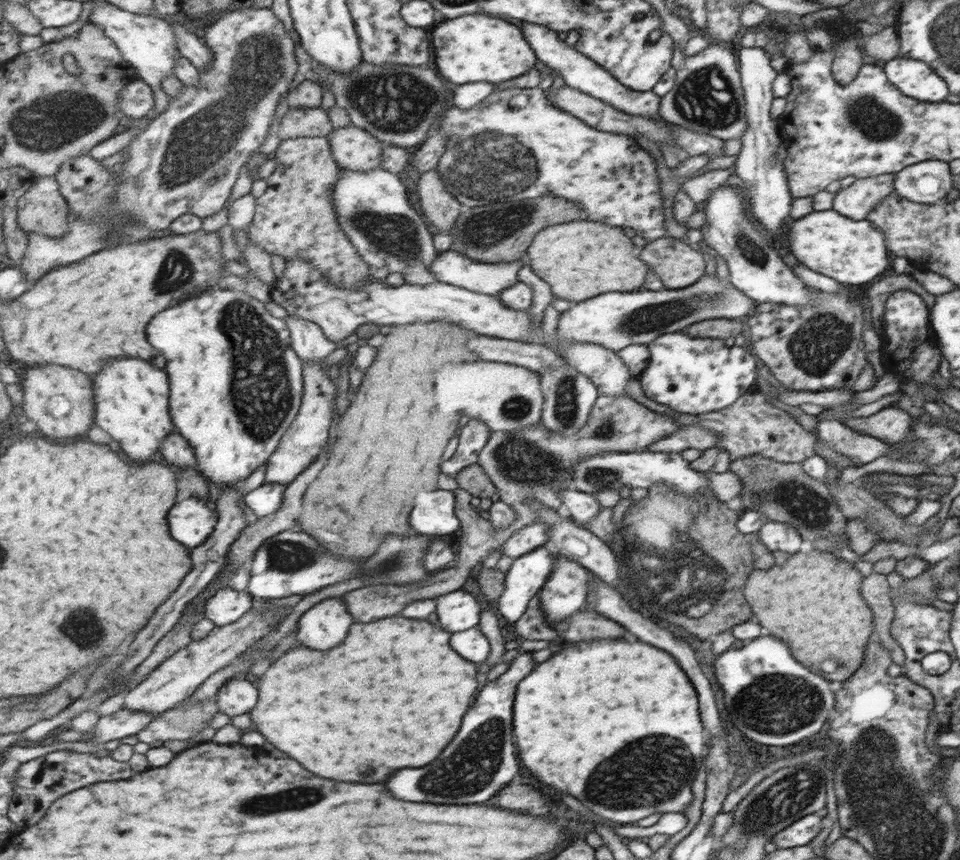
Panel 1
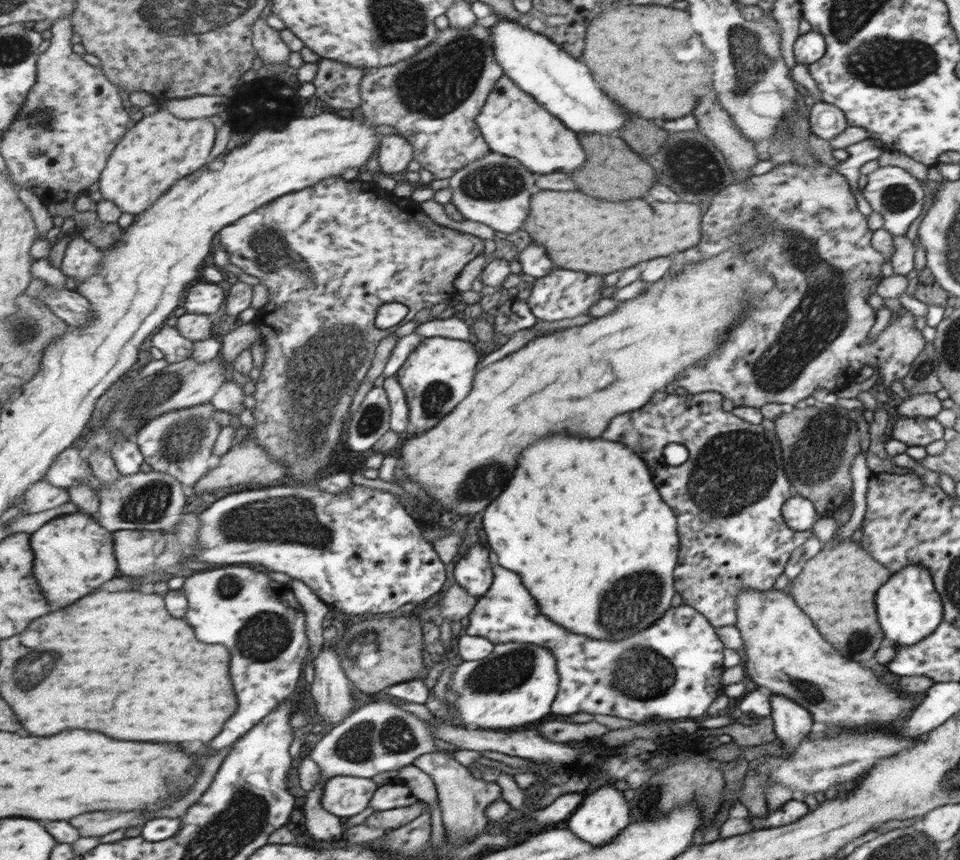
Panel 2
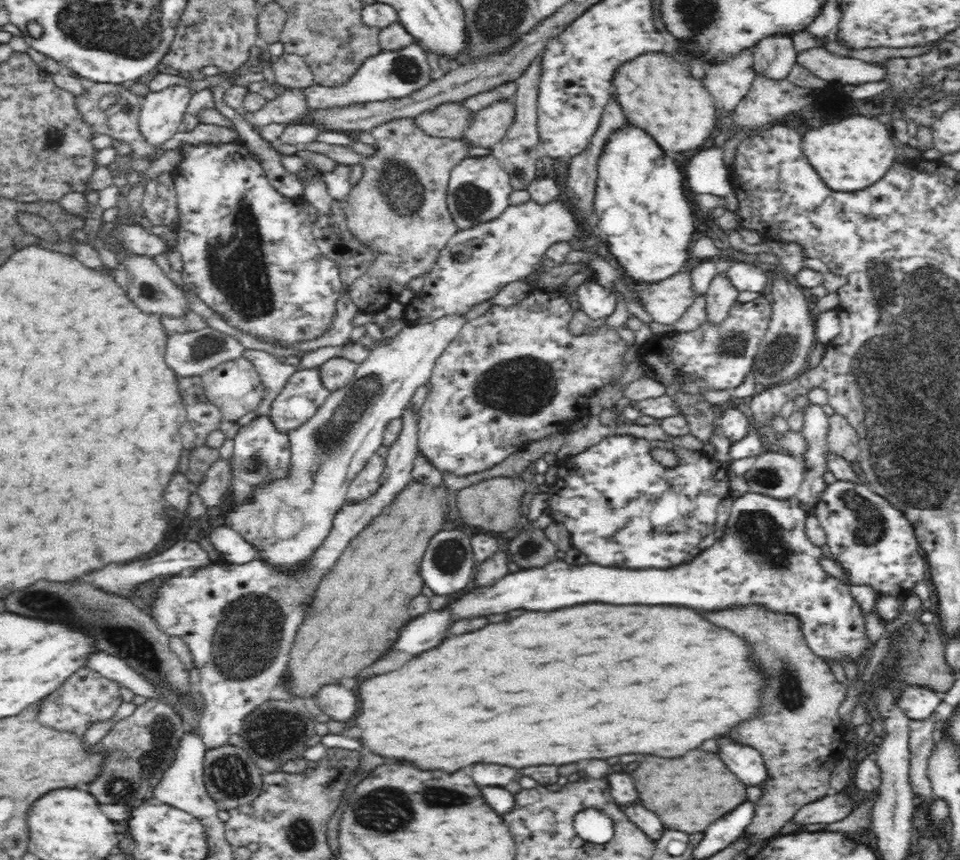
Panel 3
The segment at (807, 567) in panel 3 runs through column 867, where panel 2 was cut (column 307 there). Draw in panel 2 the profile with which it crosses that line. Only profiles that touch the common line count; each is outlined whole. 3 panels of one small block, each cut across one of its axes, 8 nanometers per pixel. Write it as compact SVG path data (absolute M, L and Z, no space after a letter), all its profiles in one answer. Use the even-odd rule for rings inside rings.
M218 566L216 570L198 572L187 578L184 586L190 598L190 612L188 620L198 630L200 640L208 644L224 644L232 648L234 664L232 676L236 680L236 690L240 696L240 712L230 718L224 726L224 732L210 742L209 748L224 750L226 746L236 744L244 735L250 733L267 716L276 710L280 704L286 702L302 680L306 666L306 658L310 656L310 638L308 638L308 618L306 609L296 598L290 584L282 584L272 580L268 573L260 572L250 566Z

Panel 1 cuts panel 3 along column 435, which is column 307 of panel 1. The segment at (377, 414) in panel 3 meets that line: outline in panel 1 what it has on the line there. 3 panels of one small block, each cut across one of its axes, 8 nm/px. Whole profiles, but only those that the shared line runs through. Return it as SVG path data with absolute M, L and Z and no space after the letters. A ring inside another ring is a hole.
M289 315L286 320L291 327L293 344L303 362L324 362L341 344L332 342L316 321Z

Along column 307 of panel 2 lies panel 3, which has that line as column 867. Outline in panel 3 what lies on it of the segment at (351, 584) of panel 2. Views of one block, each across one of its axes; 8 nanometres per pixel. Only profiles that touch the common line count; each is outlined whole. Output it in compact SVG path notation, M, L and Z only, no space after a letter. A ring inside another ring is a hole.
M837 480L835 484L825 488L815 504L815 516L826 532L827 547L833 560L847 570L847 574L855 584L872 584L880 595L894 594L904 597L912 592L912 586L926 578L929 564L922 556L920 543L916 538L913 527L890 500L874 493L864 482L852 480Z

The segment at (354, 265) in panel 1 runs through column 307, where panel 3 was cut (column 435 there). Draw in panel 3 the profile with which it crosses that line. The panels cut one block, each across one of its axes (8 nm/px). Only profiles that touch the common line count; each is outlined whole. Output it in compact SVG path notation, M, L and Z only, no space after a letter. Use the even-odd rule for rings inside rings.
M410 117L384 121L374 125L369 132L372 138L375 138L378 149L376 155L364 157L361 162L364 174L348 194L346 220L352 232L356 232L362 240L378 240L376 244L382 260L378 260L368 274L353 283L349 292L350 300L360 311L373 313L384 308L388 302L396 300L399 292L406 288L414 277L428 272L446 243L459 231L447 205L449 178L454 166L458 166L468 157L468 150L480 146L480 143L474 143L472 139L452 140L428 136L416 120Z

